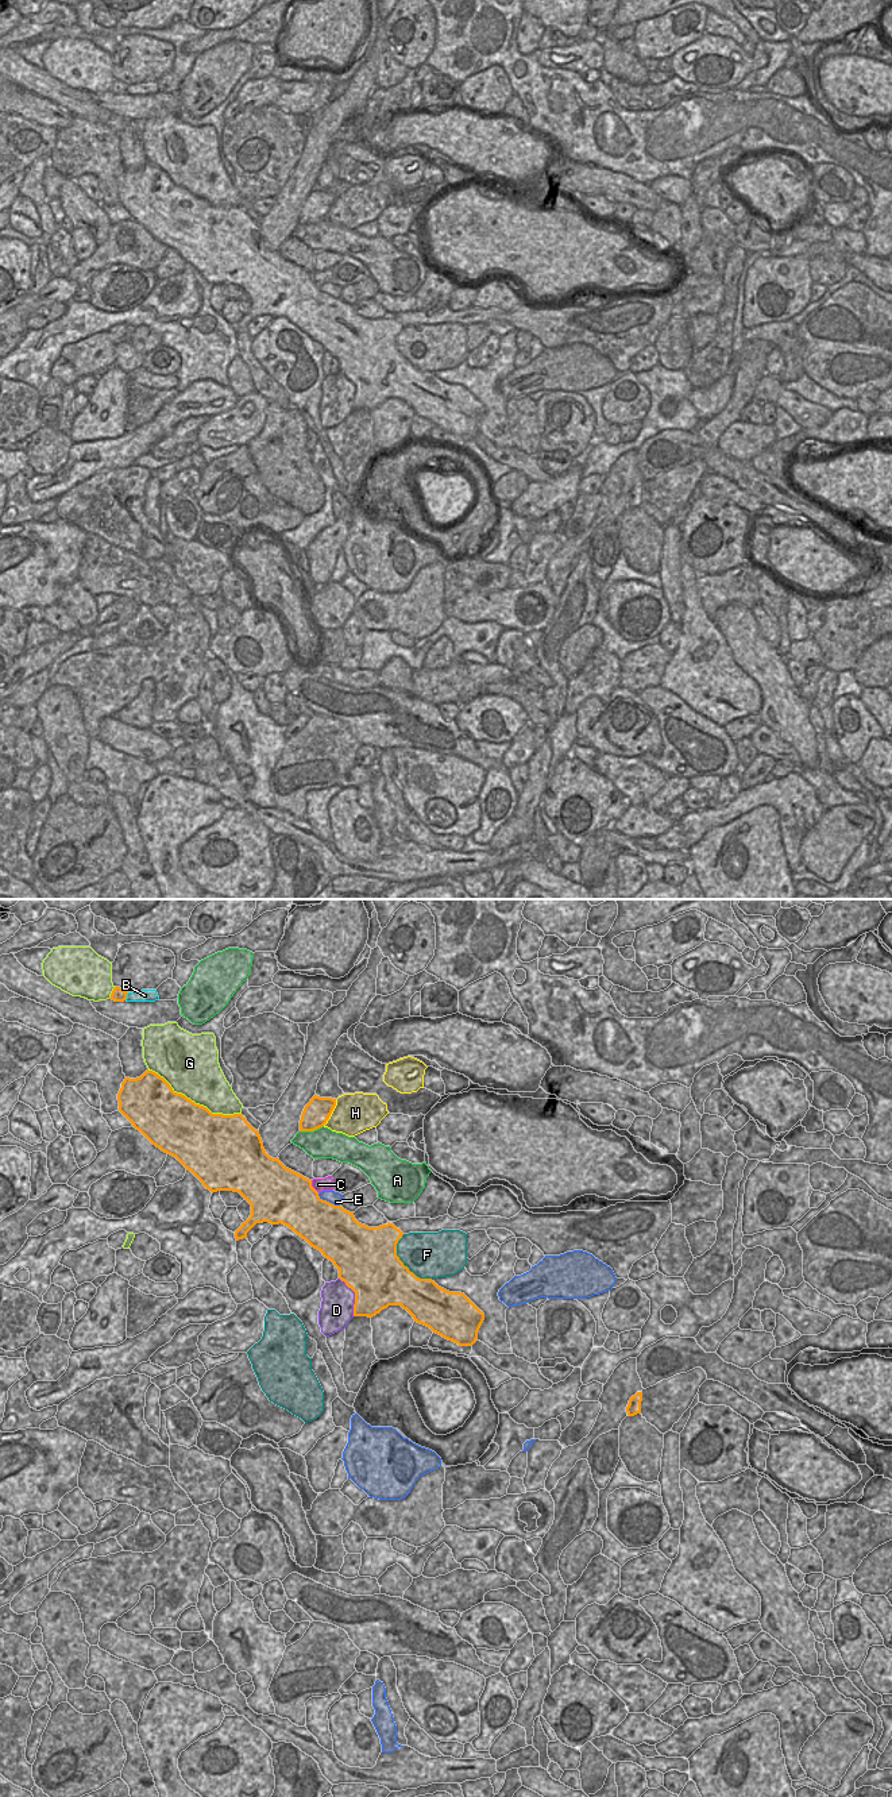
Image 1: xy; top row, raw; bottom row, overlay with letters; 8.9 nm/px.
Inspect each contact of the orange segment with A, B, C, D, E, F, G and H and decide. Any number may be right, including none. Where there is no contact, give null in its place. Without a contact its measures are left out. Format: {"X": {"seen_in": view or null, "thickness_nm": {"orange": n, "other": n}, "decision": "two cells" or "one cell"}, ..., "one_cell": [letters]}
{"A": {"seen_in": "xy", "thickness_nm": {"orange": 240, "other": 260}, "decision": "two cells"}, "B": {"seen_in": "xy", "thickness_nm": {"orange": 120, "other": 120}, "decision": "two cells"}, "C": {"seen_in": "xy", "thickness_nm": {"orange": 480, "other": 120}, "decision": "two cells"}, "D": {"seen_in": "xy", "thickness_nm": {"orange": 480, "other": 300}, "decision": "two cells"}, "E": {"seen_in": "xy", "thickness_nm": {"orange": 440, "other": 120}, "decision": "two cells"}, "F": {"seen_in": "xy", "thickness_nm": {"orange": 500, "other": 400}, "decision": "two cells"}, "G": {"seen_in": "xy", "thickness_nm": {"orange": 500, "other": 440}, "decision": "two cells"}, "H": {"seen_in": "xy", "thickness_nm": {"orange": 240, "other": 360}, "decision": "two cells"}, "one_cell": []}

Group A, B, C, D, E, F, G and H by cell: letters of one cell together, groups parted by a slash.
A / B / C / D / E / F / G / H

